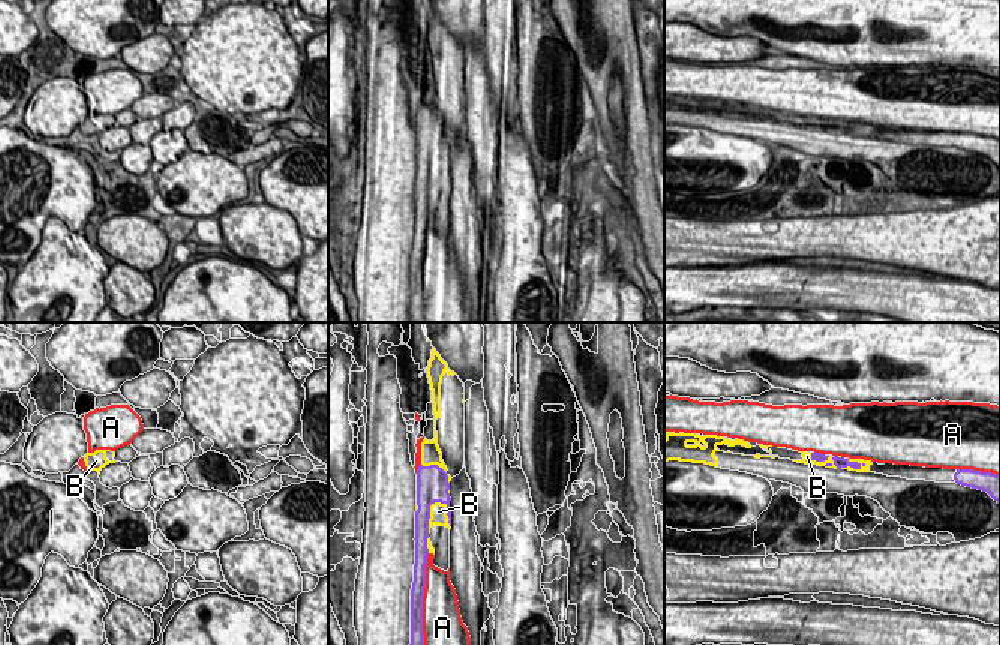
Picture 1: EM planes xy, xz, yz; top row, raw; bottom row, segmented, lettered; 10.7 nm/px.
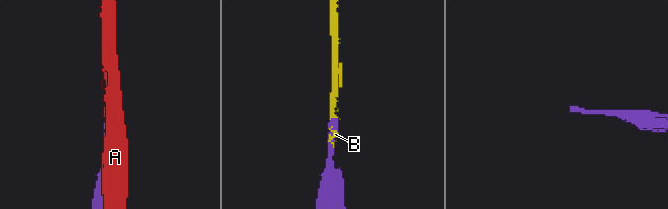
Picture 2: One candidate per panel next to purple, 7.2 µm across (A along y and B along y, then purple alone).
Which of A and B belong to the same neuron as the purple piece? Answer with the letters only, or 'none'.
B

